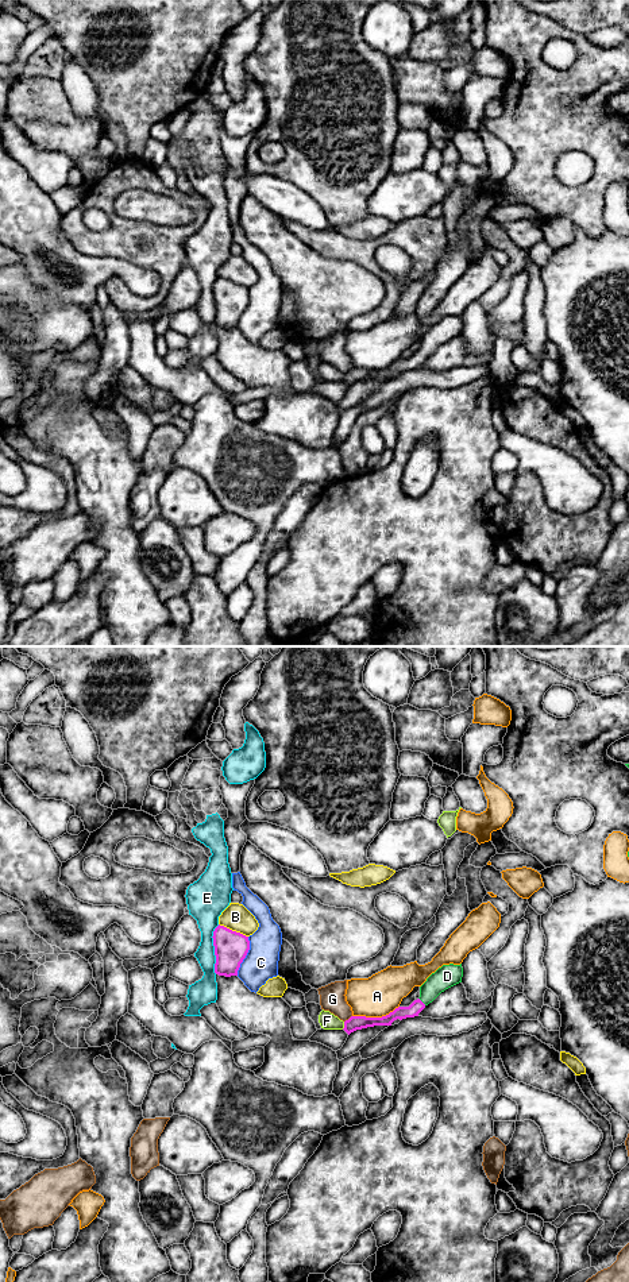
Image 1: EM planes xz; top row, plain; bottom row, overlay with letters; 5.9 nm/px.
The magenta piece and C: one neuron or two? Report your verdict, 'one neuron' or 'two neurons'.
two neurons

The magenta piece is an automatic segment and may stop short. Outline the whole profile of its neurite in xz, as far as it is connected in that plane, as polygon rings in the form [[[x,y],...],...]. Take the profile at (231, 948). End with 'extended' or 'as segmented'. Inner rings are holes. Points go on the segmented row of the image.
[[[219,924],[212,938],[216,955],[215,973],[225,977],[238,976],[240,964],[250,950],[248,937]]]; as segmented

